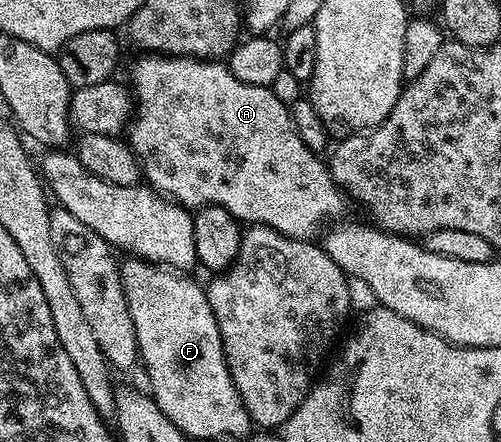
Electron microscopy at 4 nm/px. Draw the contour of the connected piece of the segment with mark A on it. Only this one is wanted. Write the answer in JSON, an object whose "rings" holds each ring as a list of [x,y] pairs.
{"rings":[[[140,55],[140,58],[132,65],[130,92],[134,98],[134,112],[128,123],[126,140],[136,158],[140,160],[143,180],[161,197],[167,197],[168,200],[183,205],[189,211],[197,211],[207,205],[217,205],[225,208],[240,223],[265,225],[282,235],[293,237],[299,241],[312,241],[319,238],[329,223],[339,222],[343,218],[340,216],[344,213],[344,201],[346,202],[344,190],[339,189],[334,183],[332,172],[328,170],[327,164],[317,154],[312,153],[310,147],[306,147],[306,143],[302,143],[302,139],[298,139],[298,131],[292,122],[289,106],[283,105],[278,99],[278,95],[272,93],[271,88],[254,87],[250,83],[242,83],[242,79],[234,79],[227,64],[216,59]]]}

